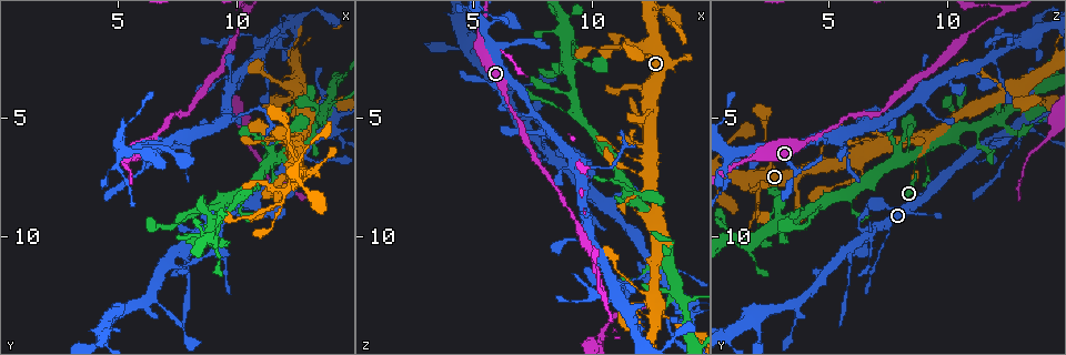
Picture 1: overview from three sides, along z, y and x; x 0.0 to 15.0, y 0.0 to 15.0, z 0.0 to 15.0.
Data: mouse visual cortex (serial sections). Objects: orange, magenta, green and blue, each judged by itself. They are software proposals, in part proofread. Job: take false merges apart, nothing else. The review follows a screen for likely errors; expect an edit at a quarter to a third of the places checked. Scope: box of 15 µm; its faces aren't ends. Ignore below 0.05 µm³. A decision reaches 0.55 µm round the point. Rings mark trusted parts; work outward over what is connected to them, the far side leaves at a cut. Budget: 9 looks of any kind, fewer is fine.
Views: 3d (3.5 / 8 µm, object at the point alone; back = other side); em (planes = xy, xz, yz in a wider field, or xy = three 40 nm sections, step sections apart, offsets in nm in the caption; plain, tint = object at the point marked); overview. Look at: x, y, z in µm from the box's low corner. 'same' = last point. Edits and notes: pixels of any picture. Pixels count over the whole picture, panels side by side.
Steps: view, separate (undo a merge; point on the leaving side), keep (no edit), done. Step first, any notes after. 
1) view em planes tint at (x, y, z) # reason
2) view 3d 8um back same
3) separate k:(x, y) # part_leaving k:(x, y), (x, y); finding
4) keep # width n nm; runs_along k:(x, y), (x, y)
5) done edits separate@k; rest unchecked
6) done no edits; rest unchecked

view 3d 8um at (11.6, 6.7, 8.3) # sharp bend

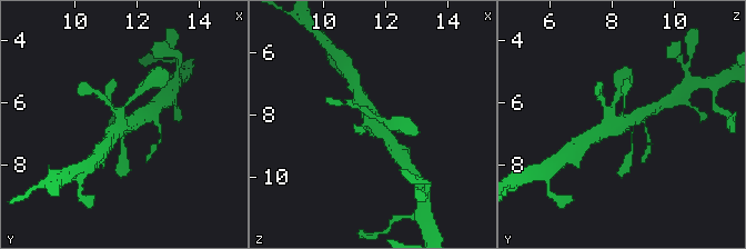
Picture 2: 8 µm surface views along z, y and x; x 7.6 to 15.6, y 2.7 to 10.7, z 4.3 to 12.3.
view em xy step 5 tint at (11.7, 6.7, 8.2) # now the EM

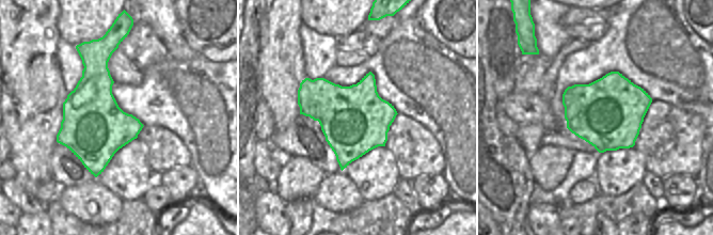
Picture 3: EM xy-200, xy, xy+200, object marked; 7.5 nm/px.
keep # one cell here

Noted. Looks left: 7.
view 3d 3.5um back at (12.4, 4.2, 12.8)

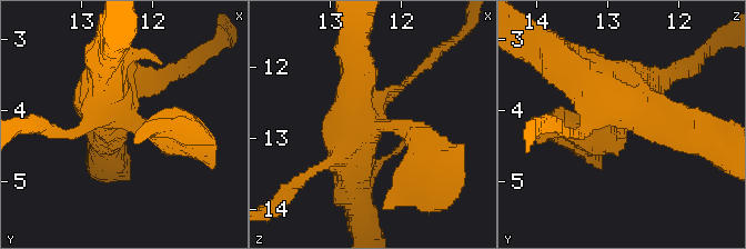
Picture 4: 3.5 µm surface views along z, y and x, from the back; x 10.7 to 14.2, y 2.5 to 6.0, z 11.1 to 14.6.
view em xy step 2 tint at (12.35, 4.10, 12.85)

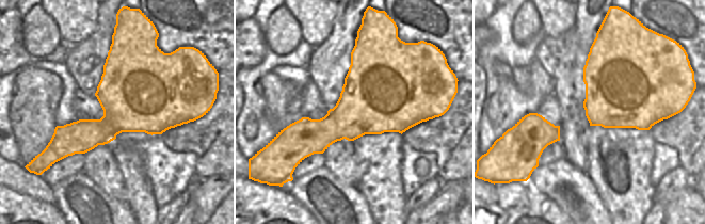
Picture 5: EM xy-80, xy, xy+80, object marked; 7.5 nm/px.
view em xy step 1 tint same

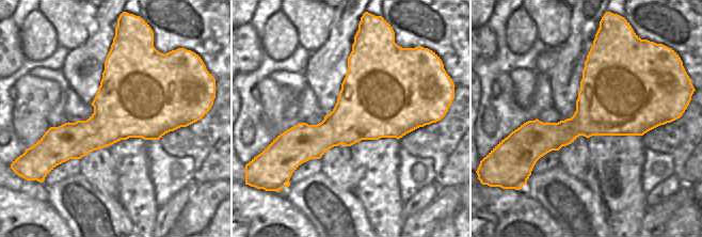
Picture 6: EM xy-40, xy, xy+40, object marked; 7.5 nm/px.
keep # runs_along 4:(685, 135), (614, 103), (560, 59); one cell here

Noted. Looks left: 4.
view 3d 3.5um at (14.0, 5.8, 14.1) # thick turns thin

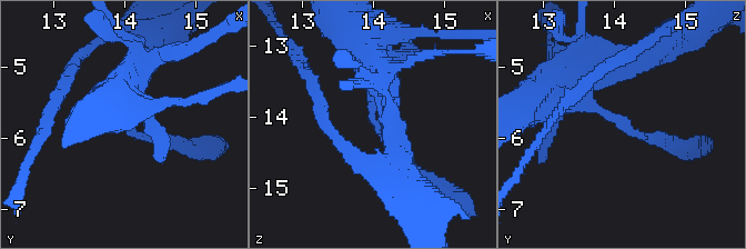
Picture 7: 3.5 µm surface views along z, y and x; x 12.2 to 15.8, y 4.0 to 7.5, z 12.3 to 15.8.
view em planes tint at (14.00, 5.70, 14.05) # arm_widths 150, 350 nm

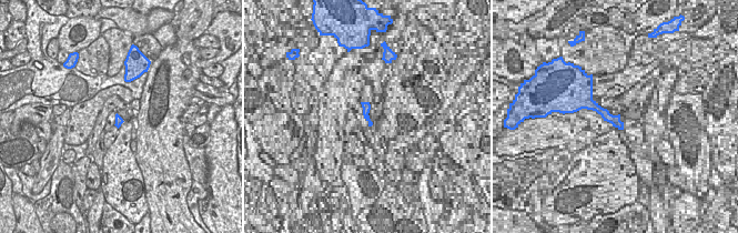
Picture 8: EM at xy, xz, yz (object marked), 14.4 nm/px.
view em xy step 1 tint same

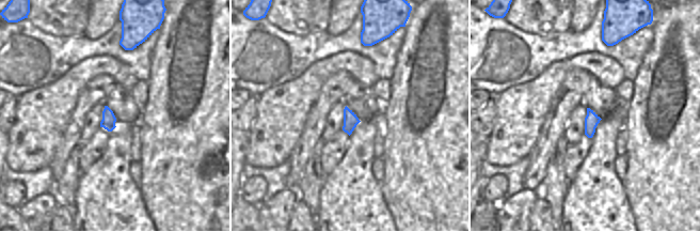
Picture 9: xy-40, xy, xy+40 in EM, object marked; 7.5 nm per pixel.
keep # runs_along 7:(558, 92), (666, 140); one cell here

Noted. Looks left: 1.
view 3d 3.5um back at (7.1, 11.0, 5.2) # abrupt turn

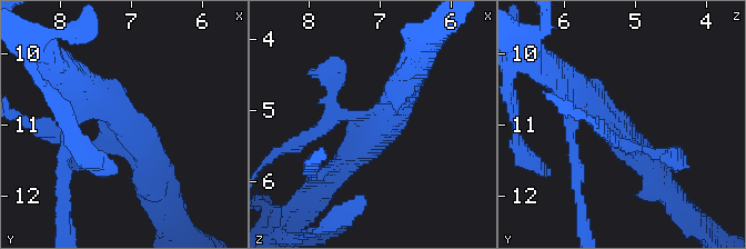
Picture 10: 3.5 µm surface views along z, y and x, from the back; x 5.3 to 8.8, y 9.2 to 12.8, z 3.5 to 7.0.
separate 10:(665, 157) # arm_widths 200, 350, 400 nm; part_leaving 10:(340, 115), (295, 146), (279, 151); a second cell is stuck on

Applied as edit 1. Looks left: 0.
done edits separate@10; rest unchecked

